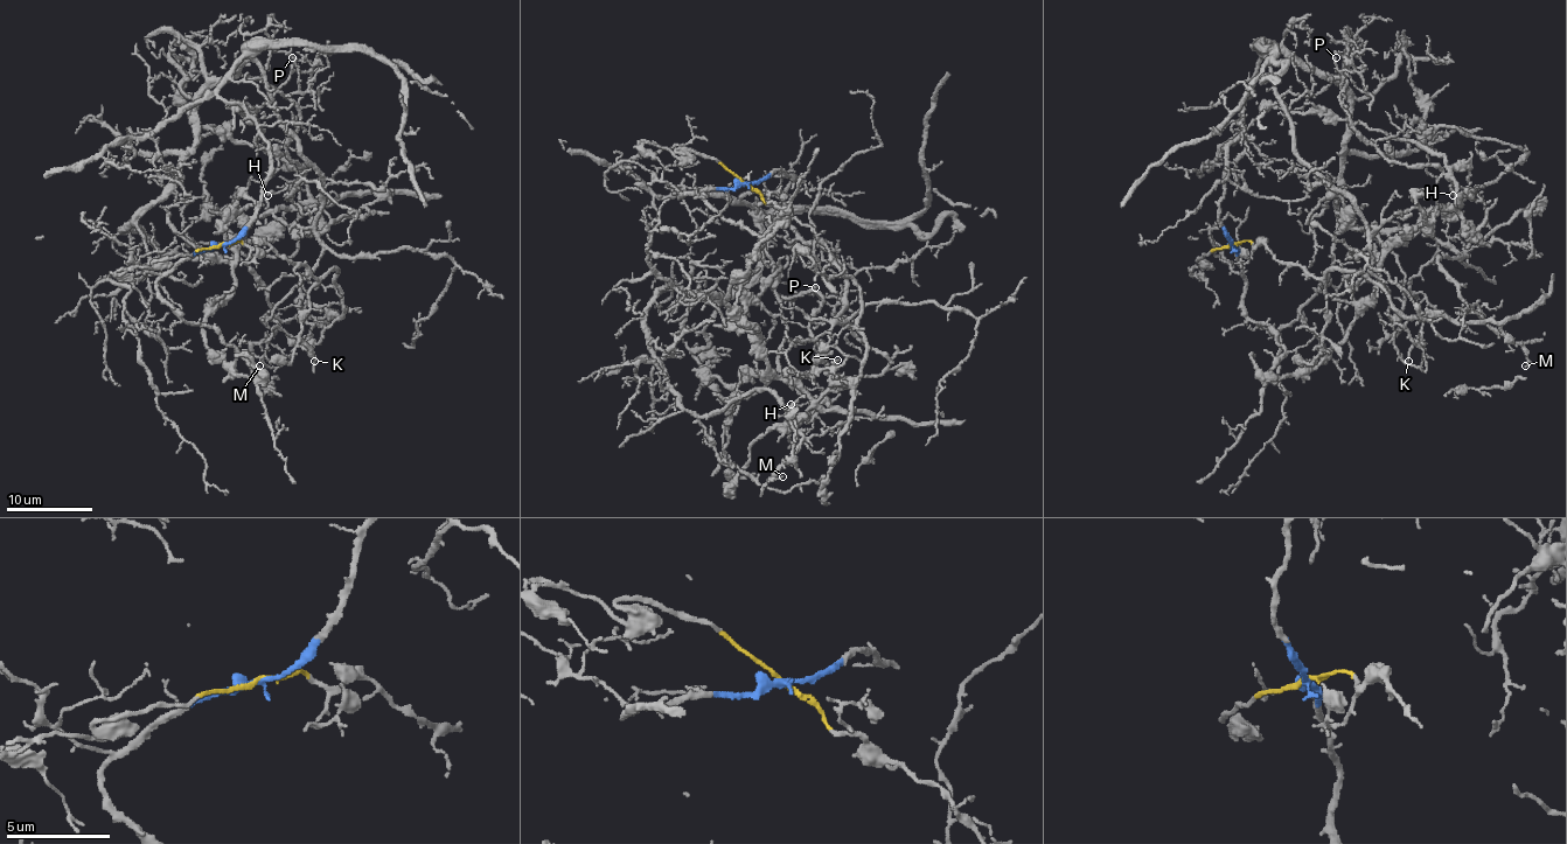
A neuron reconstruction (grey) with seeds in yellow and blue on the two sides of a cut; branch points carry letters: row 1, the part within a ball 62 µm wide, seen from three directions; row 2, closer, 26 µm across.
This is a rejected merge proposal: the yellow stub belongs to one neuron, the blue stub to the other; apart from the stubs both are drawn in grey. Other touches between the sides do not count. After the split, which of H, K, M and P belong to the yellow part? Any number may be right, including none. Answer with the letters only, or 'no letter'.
K

